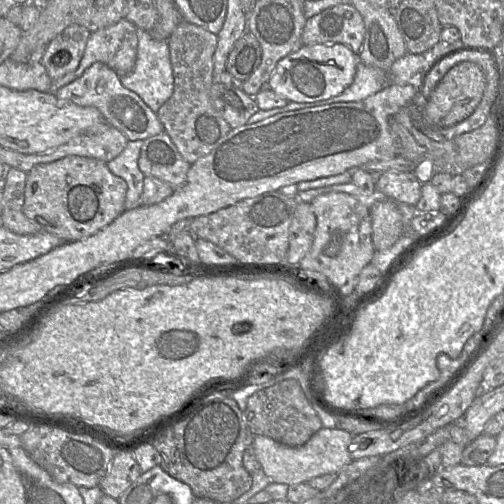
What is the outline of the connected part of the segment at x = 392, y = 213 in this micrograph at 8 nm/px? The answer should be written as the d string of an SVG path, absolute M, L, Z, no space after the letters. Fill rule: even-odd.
M391 199L375 202L369 209L371 237L375 251L391 247L403 234L403 219Z

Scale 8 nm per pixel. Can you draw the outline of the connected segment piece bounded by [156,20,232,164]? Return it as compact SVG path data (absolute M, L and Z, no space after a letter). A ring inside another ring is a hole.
M184 20L178 23L167 40L174 74L174 90L156 114L164 125L164 131L189 164L209 154L232 129L210 99L217 41L216 34Z

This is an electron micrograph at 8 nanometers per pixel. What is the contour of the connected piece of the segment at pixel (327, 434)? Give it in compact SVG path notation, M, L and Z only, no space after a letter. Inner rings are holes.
M322 427L301 446L287 446L262 435L254 436L252 445L262 470L273 482L294 485L324 474L338 474L352 461L349 453L352 438L348 431Z

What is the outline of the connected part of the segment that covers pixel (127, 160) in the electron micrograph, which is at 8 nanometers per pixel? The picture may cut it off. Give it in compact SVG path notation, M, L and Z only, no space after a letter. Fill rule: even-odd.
M142 140L128 141L124 150L107 164L109 170L127 183L125 210L137 207L140 204L144 186L144 174L138 166Z

